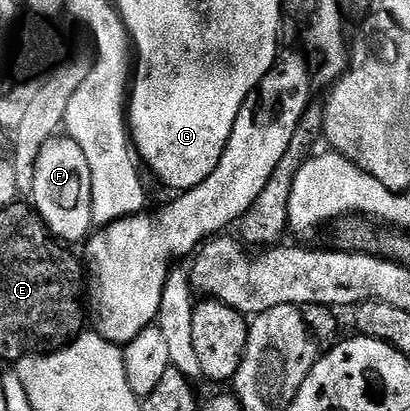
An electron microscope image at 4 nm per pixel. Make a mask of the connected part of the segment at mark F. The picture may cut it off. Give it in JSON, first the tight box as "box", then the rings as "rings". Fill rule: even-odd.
{"box":[30,134,93,246],"rings":[[[56,134],[45,142],[35,163],[30,203],[56,240],[68,246],[86,241],[93,231],[93,186],[85,150],[77,146],[72,136]]]}

